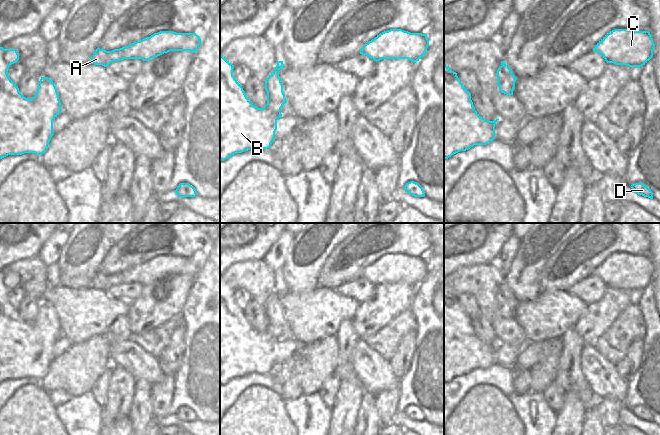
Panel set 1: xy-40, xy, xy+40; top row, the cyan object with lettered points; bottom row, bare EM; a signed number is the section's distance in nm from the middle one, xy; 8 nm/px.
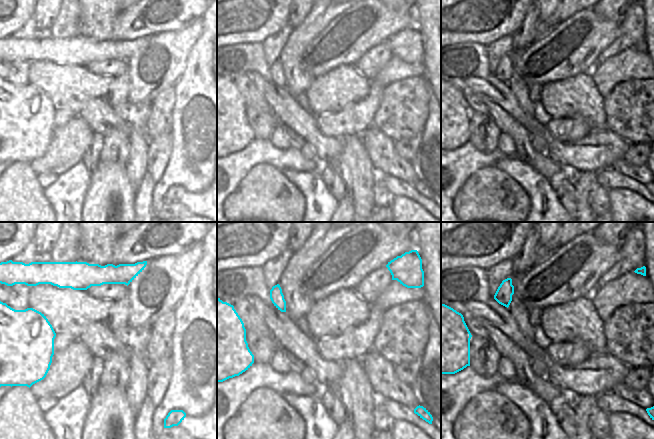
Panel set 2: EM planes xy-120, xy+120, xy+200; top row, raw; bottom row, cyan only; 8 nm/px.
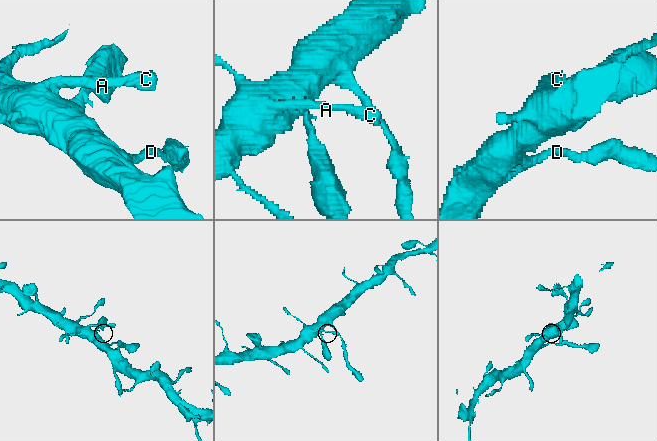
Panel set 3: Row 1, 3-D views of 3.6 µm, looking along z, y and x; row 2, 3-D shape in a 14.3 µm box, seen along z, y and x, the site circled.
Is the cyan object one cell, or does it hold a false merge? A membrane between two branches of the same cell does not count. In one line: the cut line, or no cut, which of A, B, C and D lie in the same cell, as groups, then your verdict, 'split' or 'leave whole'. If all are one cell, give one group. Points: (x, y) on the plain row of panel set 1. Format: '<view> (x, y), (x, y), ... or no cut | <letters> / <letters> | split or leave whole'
no cut | A B C D | leave whole

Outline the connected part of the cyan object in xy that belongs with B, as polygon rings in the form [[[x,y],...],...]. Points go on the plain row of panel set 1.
[[[220,277],[220,385],[250,373],[271,371],[275,364],[277,344],[282,341],[281,332],[287,327],[279,300],[279,294],[284,291],[283,285],[277,285],[277,290],[267,302],[267,328],[260,333],[247,322],[243,311],[233,300],[234,289]]]

